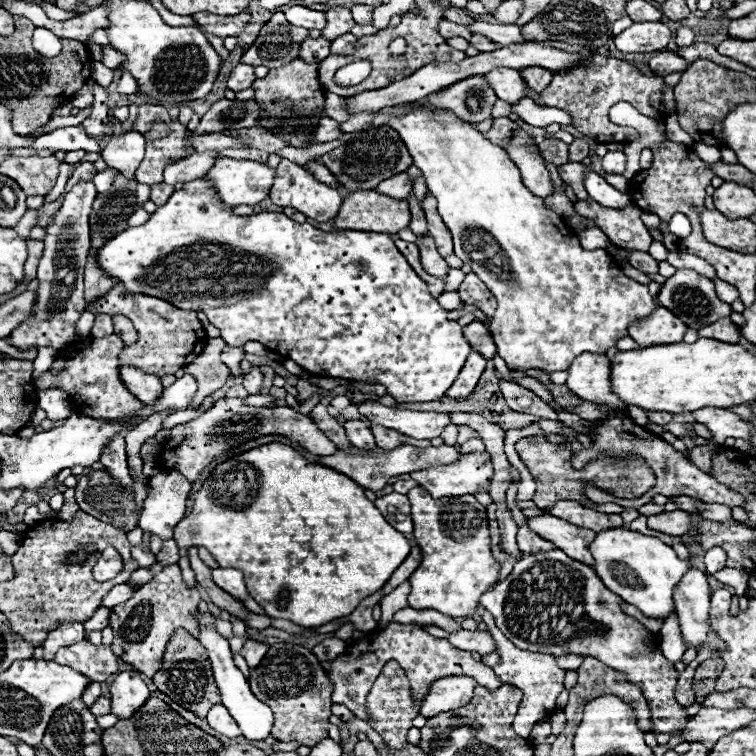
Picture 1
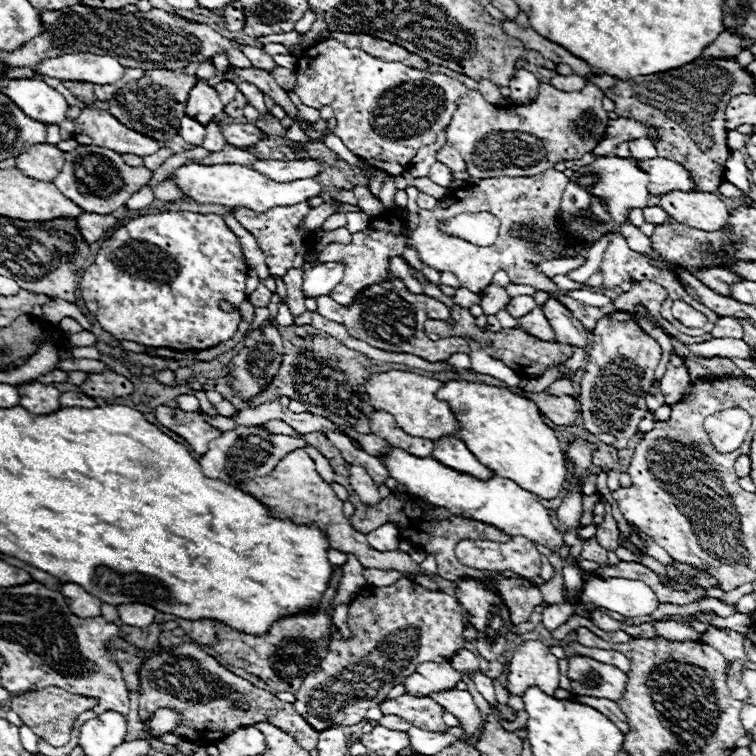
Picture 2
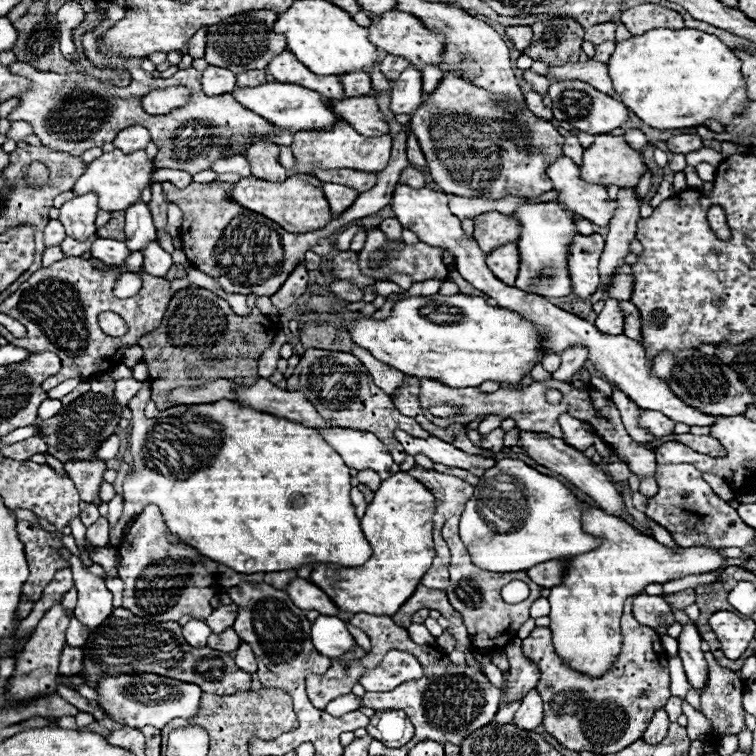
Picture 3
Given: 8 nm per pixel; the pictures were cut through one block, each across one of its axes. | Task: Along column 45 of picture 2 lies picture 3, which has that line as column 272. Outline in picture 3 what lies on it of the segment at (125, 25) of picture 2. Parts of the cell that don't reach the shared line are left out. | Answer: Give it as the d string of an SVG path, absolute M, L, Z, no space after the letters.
M248 10L224 18L222 22L208 26L206 54L204 60L212 66L226 66L230 70L266 70L268 62L286 50L282 34L272 34L272 22L276 22L276 12L272 10Z

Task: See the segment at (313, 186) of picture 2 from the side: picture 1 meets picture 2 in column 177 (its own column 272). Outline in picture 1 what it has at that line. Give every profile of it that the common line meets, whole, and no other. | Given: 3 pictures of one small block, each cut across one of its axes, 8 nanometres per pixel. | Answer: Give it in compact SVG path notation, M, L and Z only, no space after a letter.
M216 158L210 172L204 176L216 196L228 206L254 206L268 196L274 182L274 170L254 160Z

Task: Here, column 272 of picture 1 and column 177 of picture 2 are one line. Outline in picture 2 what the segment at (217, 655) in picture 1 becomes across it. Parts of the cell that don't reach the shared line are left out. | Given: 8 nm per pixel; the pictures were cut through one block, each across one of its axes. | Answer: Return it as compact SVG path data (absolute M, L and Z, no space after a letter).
M158 710L150 720L150 728L144 728L144 730L150 734L150 738L158 738L162 734L170 734L178 726L178 720L180 720L178 712Z

